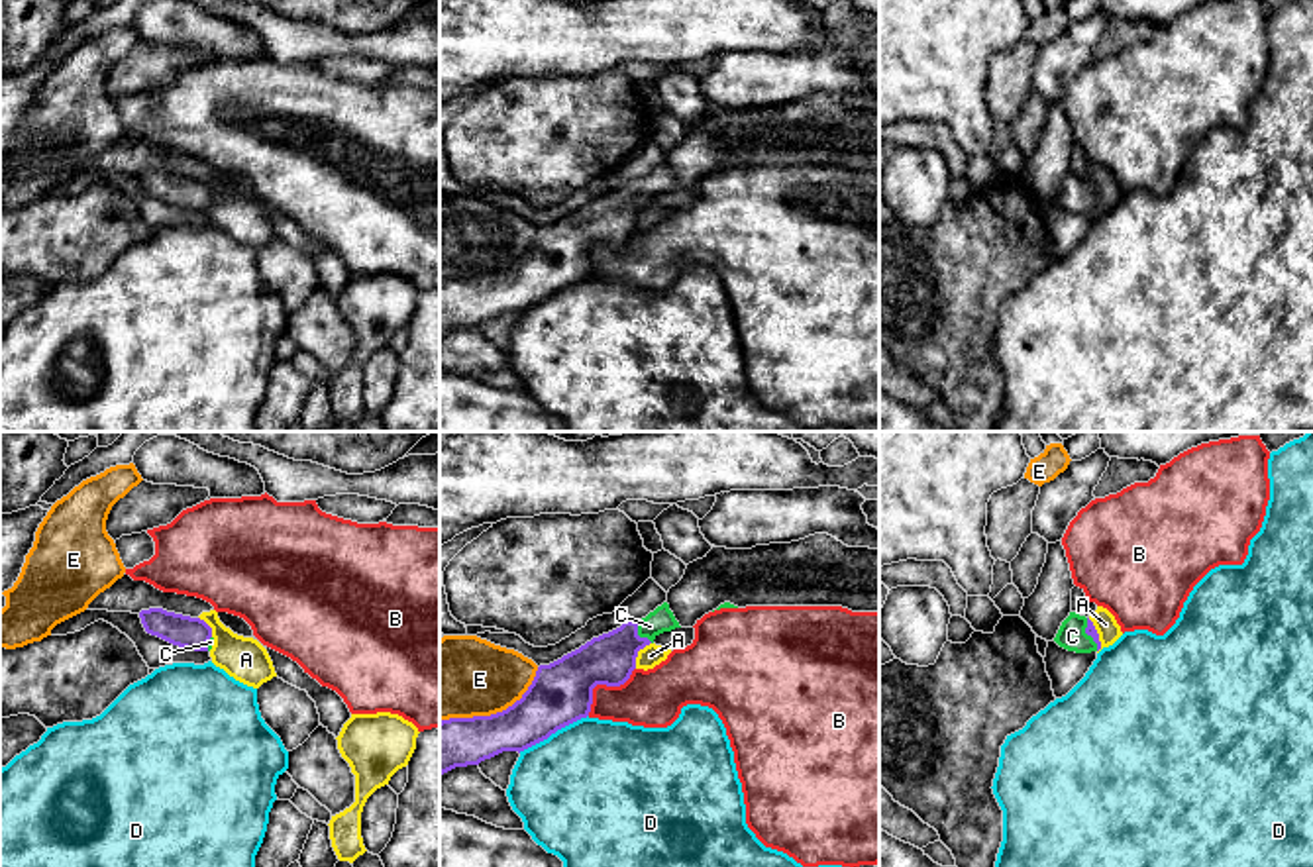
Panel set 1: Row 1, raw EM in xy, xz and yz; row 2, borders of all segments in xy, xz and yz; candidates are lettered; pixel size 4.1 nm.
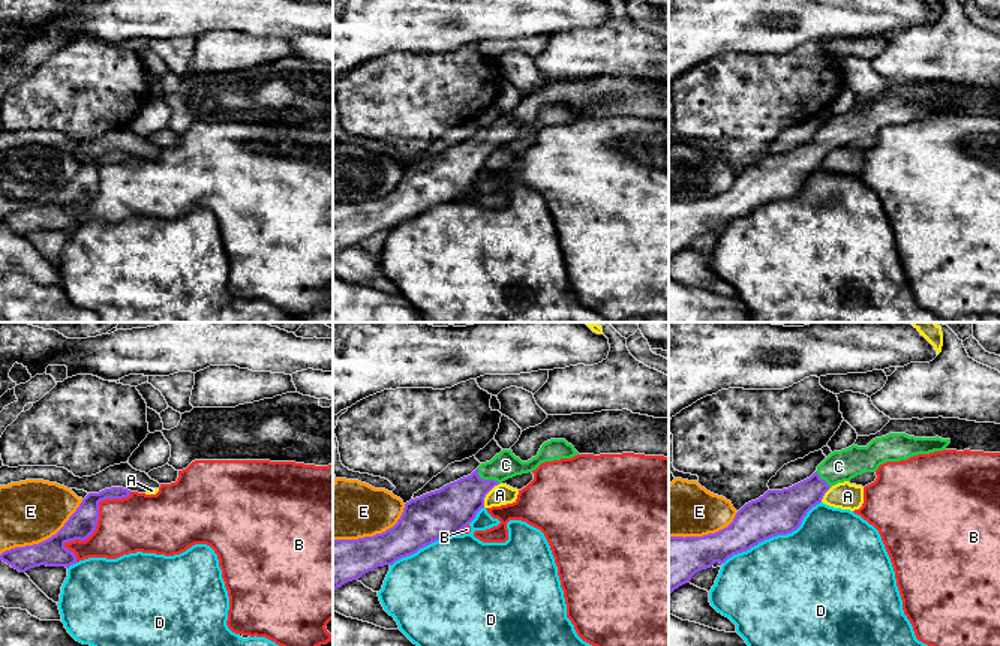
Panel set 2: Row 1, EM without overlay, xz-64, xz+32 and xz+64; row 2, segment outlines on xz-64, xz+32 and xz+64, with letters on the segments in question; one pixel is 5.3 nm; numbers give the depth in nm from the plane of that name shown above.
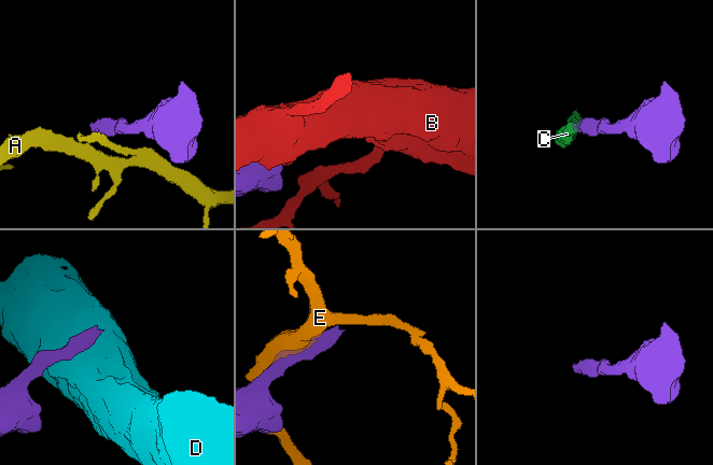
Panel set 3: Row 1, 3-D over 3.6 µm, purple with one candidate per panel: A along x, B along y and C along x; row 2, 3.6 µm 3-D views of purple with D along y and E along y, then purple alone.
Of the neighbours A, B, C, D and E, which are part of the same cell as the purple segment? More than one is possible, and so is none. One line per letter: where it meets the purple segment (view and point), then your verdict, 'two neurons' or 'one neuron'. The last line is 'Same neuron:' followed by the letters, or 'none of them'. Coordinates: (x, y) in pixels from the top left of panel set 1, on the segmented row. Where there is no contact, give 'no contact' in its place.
A: xz (636, 654) | two neurons
B: xz (603, 683) | two neurons
C: xz (638, 636) | one neuron
D: xz (552, 732) | two neurons
E: xz (497, 713) | two neurons
Same neuron: C

